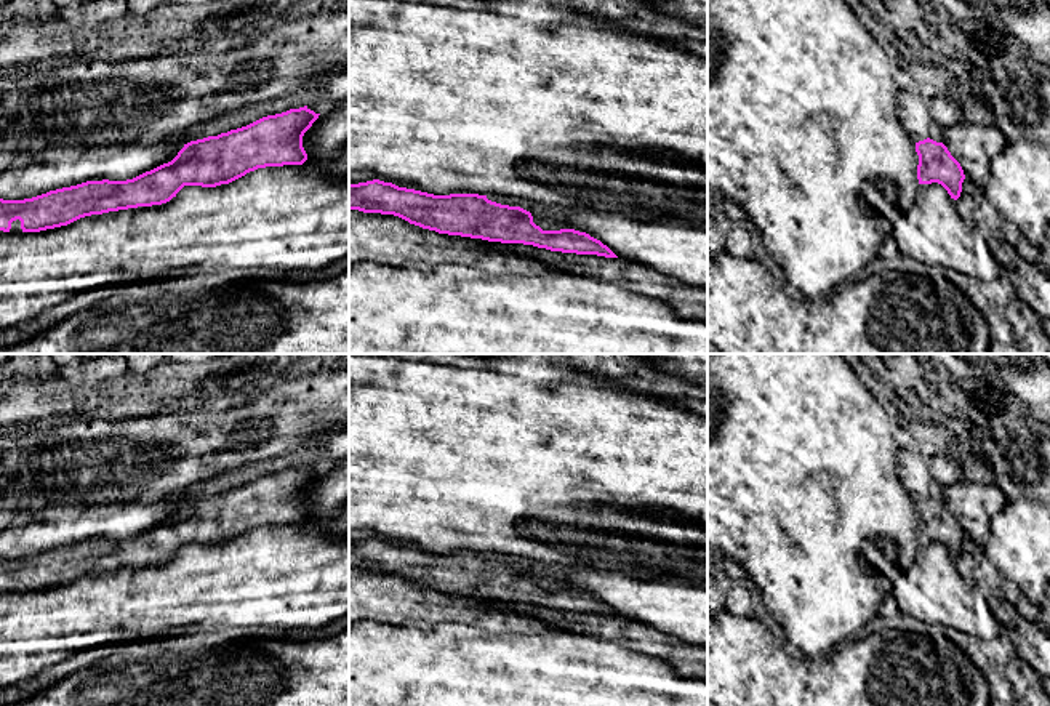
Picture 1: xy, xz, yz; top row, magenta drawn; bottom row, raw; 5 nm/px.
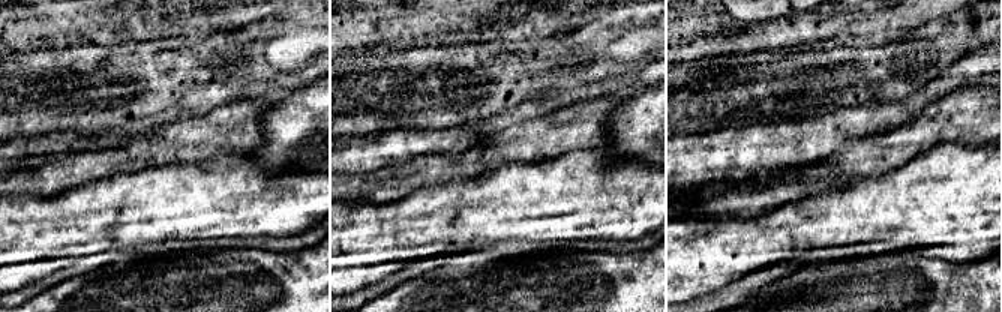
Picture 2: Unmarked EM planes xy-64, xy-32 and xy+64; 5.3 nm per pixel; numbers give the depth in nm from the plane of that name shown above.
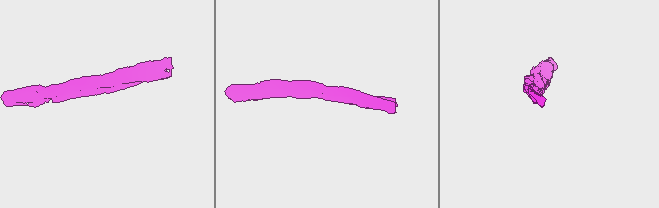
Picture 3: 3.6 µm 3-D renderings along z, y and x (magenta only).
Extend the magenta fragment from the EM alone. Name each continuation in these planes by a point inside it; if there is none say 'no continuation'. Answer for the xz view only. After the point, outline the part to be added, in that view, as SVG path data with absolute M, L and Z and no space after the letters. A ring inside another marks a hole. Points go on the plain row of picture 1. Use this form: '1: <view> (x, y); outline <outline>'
no continuation

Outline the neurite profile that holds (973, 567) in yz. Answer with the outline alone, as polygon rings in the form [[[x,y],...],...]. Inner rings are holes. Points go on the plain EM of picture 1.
[[[970,536],[962,541],[960,556],[956,559],[960,576],[986,591],[1000,589],[1005,583],[1002,575],[986,559],[984,548],[976,544]]]

